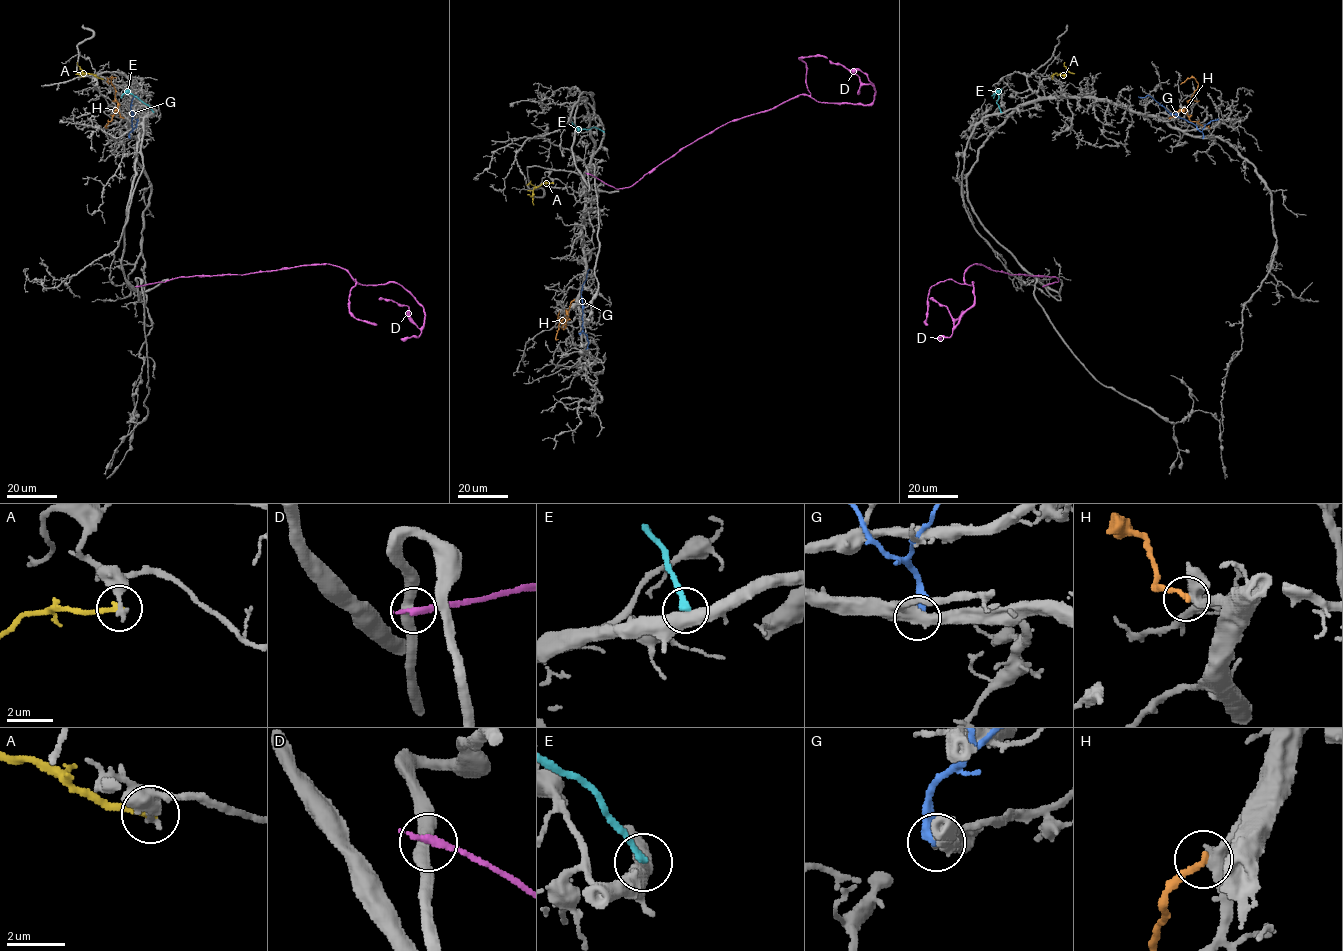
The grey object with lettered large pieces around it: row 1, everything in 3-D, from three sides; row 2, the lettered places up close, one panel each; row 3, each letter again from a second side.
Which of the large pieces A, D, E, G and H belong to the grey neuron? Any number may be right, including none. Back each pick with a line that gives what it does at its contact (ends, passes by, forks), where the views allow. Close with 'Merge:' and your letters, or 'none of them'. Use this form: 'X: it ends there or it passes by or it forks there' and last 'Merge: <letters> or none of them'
Merge: none of them

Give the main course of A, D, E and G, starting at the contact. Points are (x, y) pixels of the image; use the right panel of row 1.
A: (1052, 79), (1053, 74), (1063, 75), (1067, 69), (1065, 62)
D: (1043, 286), (1056, 277), (973, 264), (964, 281), (973, 282), (974, 303), (953, 328), (948, 308), (930, 298)
E: (1001, 112), (996, 103), (998, 94), (993, 98)
G: (1202, 137), (1195, 126), (1171, 114), (1148, 95), (1138, 97)

